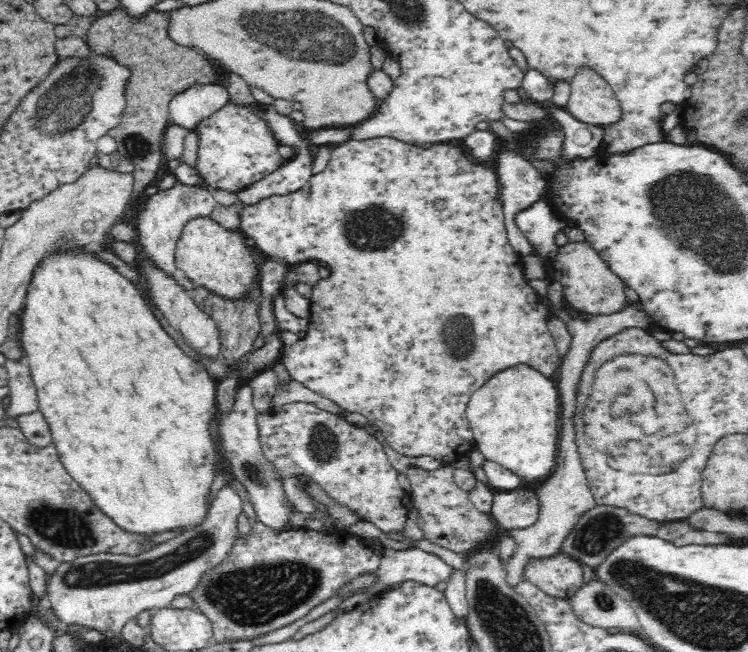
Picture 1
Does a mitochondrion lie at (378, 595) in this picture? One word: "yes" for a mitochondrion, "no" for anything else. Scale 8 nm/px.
no

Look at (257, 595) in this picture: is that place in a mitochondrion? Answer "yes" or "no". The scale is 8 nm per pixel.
yes

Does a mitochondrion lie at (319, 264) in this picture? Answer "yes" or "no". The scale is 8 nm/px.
no

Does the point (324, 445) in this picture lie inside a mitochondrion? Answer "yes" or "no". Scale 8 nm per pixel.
yes

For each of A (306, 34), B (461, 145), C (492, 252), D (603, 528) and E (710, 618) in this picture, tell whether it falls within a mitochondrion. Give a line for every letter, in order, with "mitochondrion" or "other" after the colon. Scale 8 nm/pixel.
A: mitochondrion
B: other
C: other
D: mitochondrion
E: mitochondrion

